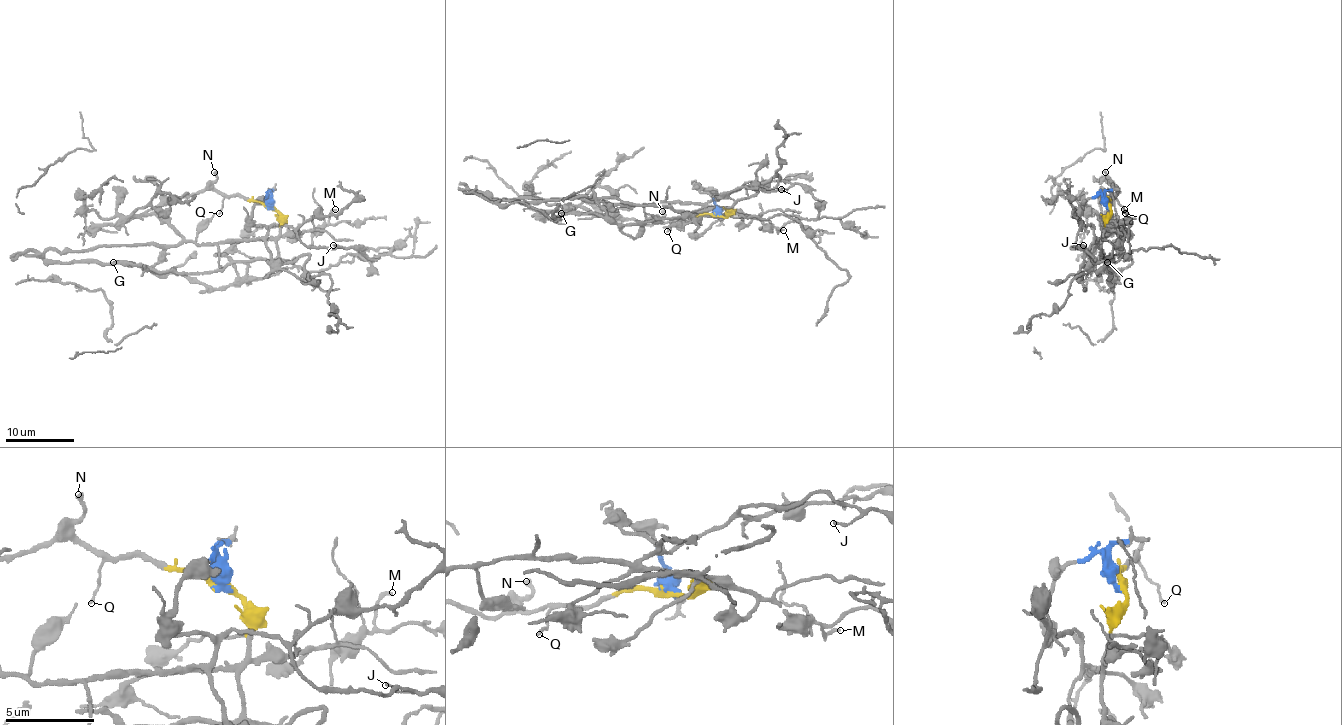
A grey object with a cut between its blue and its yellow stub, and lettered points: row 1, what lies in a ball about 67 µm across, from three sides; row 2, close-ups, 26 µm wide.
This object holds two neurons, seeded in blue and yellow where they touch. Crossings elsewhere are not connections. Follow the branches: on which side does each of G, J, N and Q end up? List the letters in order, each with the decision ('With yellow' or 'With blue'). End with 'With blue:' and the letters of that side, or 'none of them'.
G: With yellow
J: With blue
N: With yellow
Q: With yellow
With blue: J

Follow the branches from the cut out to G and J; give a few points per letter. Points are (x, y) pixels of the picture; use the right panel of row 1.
G: (1108, 207), (1101, 257), (1108, 263), (1111, 289), (1116, 284), (1118, 274), (1111, 274), (1106, 269), (1108, 262)
J: (1108, 207), (1099, 195), (1082, 205), (1079, 219), (1092, 226), (1084, 226), (1070, 248), (1082, 245)

